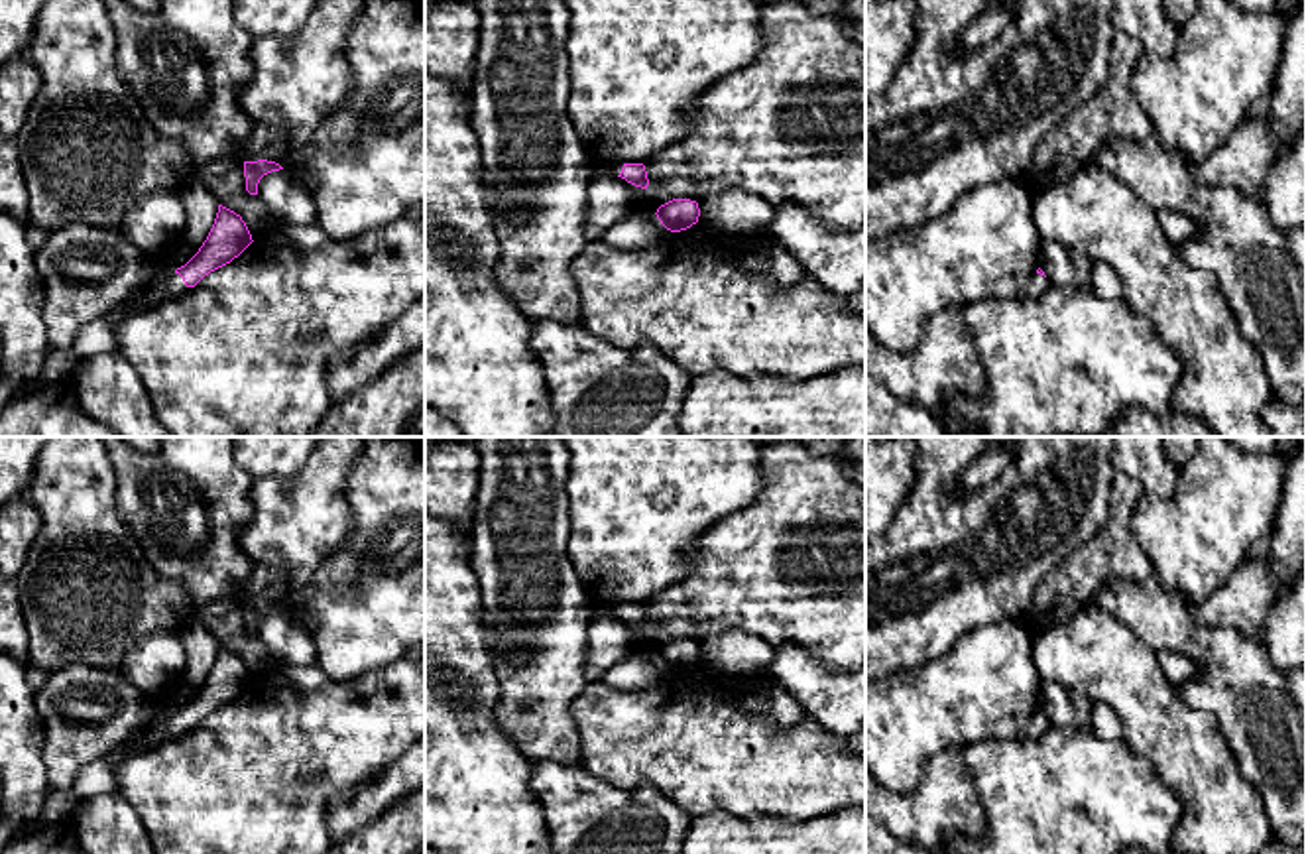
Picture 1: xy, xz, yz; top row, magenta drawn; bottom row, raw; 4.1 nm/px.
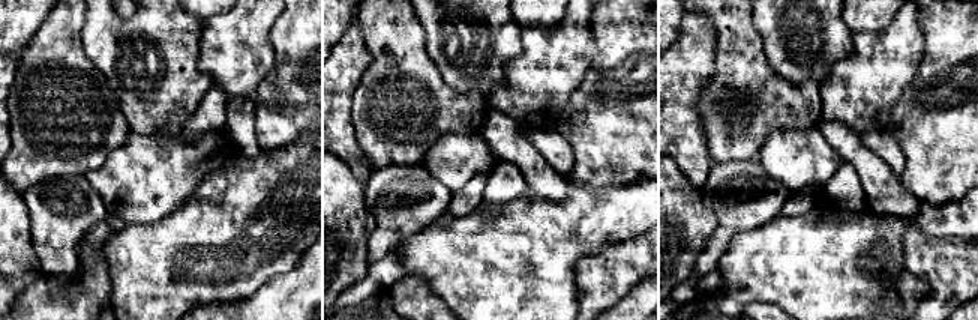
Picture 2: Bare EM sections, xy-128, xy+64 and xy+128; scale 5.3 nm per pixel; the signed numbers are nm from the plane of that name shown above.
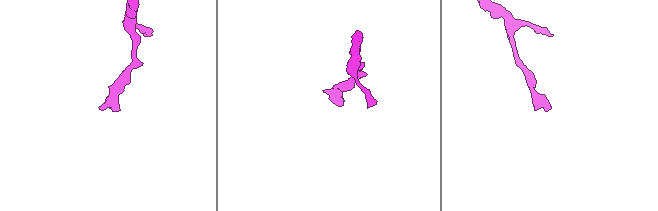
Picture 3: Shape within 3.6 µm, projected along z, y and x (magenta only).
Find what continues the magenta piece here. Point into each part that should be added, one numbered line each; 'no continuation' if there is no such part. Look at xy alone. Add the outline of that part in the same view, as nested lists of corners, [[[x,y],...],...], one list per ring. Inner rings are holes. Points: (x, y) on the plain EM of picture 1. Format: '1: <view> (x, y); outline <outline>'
1: xy (97, 778); outline [[[175,712],[157,714],[155,720],[130,738],[122,748],[83,765],[77,771],[73,785],[67,791],[49,791],[41,815],[24,826],[16,836],[30,834],[43,826],[57,824],[65,819],[73,819],[75,811],[96,795],[114,793],[116,789],[116,765],[128,756],[157,746],[165,740],[179,738],[189,728]]]

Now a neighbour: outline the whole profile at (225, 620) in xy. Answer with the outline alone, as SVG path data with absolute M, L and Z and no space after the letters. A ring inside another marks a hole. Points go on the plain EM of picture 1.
M242 600L210 602L199 608L195 618L210 632L218 645L242 657L252 681L269 681L281 671L281 665L266 649L260 638L246 632Z

